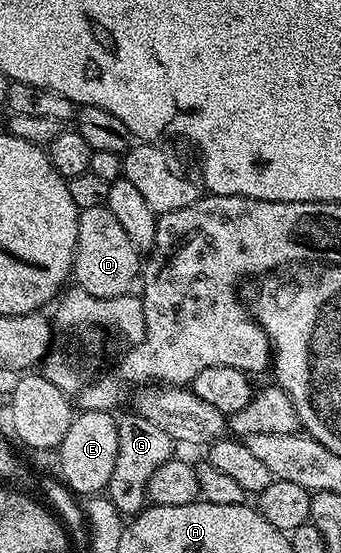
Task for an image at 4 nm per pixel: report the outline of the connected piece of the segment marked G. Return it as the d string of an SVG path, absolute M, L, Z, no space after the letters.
M128 411L124 417L118 418L117 431L117 464L113 466L113 475L109 479L105 490L106 496L111 498L117 511L124 515L140 513L148 504L147 488L149 479L153 479L153 471L161 467L161 463L172 460L176 442L171 440L157 423L149 423L140 413Z

